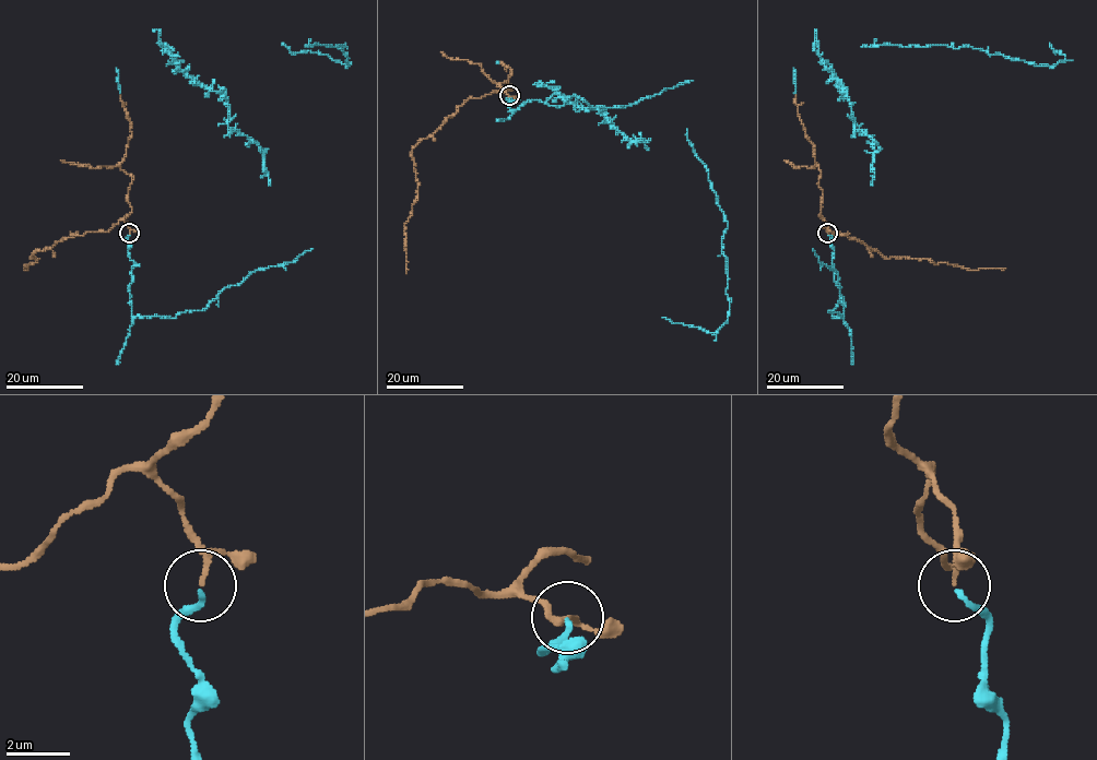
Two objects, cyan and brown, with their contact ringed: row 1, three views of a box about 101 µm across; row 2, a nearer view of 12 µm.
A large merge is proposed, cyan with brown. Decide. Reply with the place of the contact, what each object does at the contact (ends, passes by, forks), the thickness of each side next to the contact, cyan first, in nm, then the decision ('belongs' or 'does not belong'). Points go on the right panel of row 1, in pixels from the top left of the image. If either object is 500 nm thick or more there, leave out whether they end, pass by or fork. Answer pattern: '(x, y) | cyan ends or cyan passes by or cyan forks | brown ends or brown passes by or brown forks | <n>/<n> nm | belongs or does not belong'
(827, 233) | cyan ends | brown passes by | 160/100 nm | belongs

